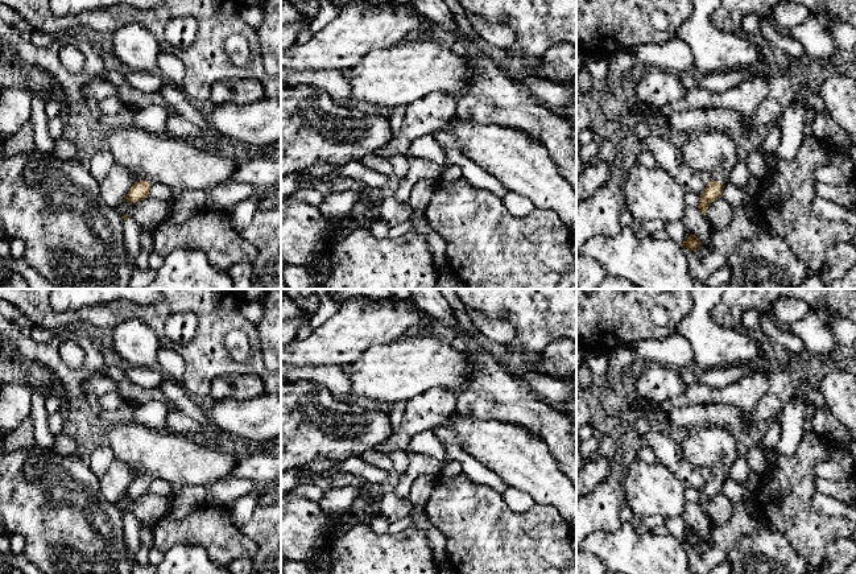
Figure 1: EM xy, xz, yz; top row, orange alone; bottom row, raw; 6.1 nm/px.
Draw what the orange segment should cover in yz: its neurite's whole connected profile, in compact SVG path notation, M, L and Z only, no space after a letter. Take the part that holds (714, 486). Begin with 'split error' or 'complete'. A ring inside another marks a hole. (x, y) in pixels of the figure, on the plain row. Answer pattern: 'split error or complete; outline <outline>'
split error; outline M702 426L678 435L685 457L694 464L707 467L712 476L700 491L698 504L706 511L710 500L723 492L723 484L732 463L739 457L733 434L720 426Z

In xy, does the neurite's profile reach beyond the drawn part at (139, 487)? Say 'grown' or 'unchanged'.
grown

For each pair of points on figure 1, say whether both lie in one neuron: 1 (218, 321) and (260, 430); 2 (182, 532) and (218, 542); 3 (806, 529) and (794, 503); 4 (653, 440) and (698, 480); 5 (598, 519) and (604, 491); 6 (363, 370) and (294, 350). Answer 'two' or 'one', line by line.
1: two
2: one
3: one
4: one
5: one
6: two

